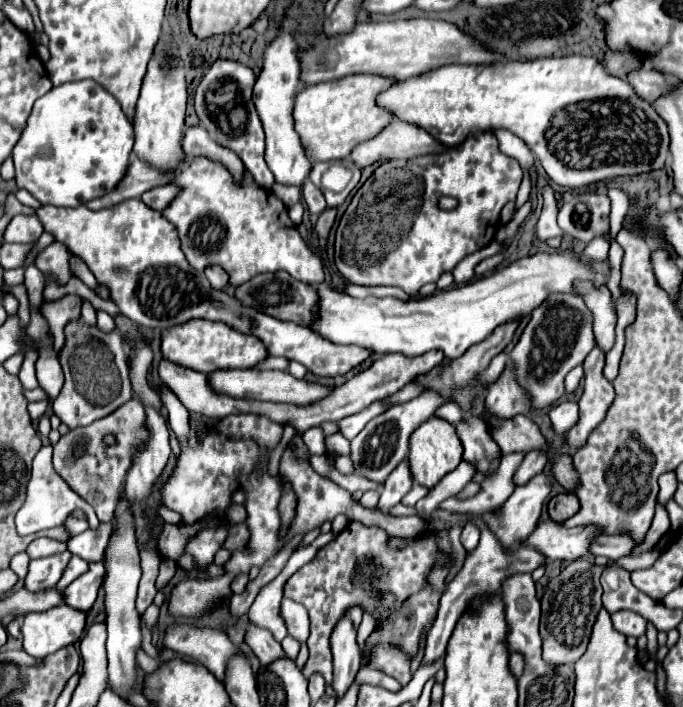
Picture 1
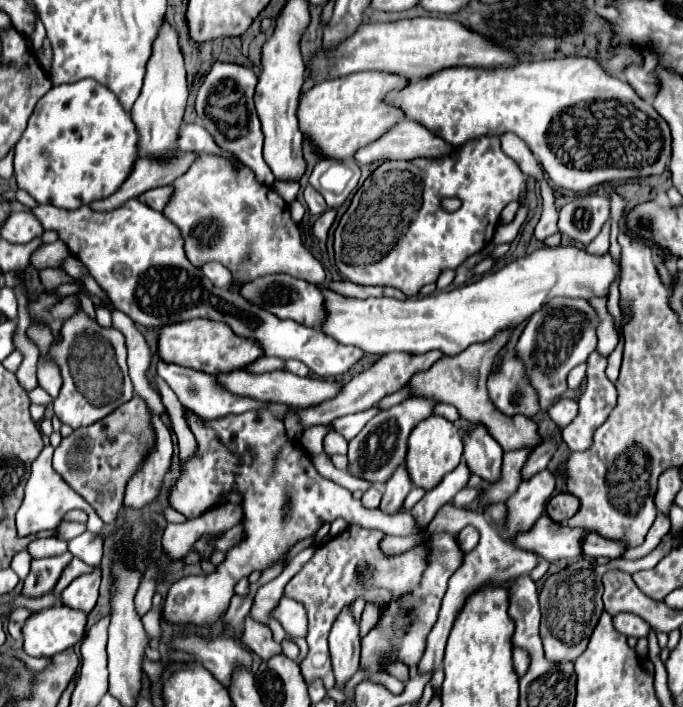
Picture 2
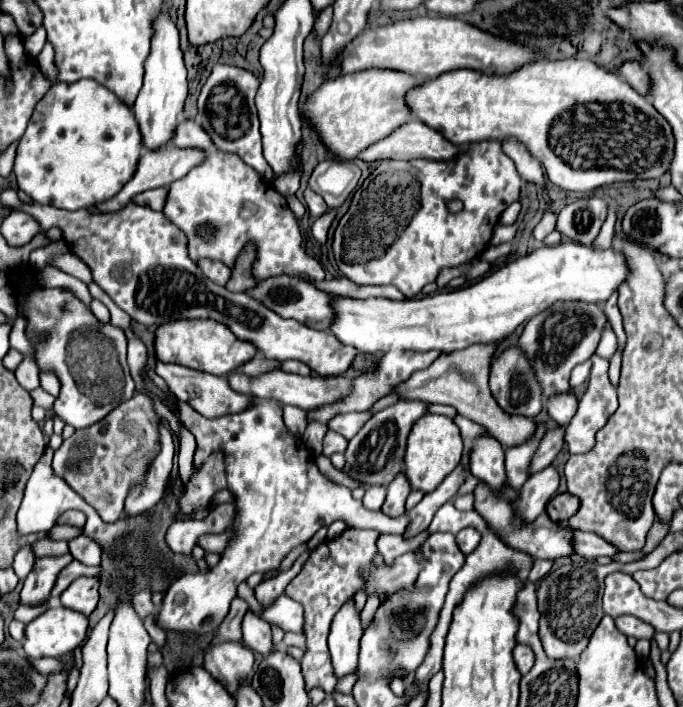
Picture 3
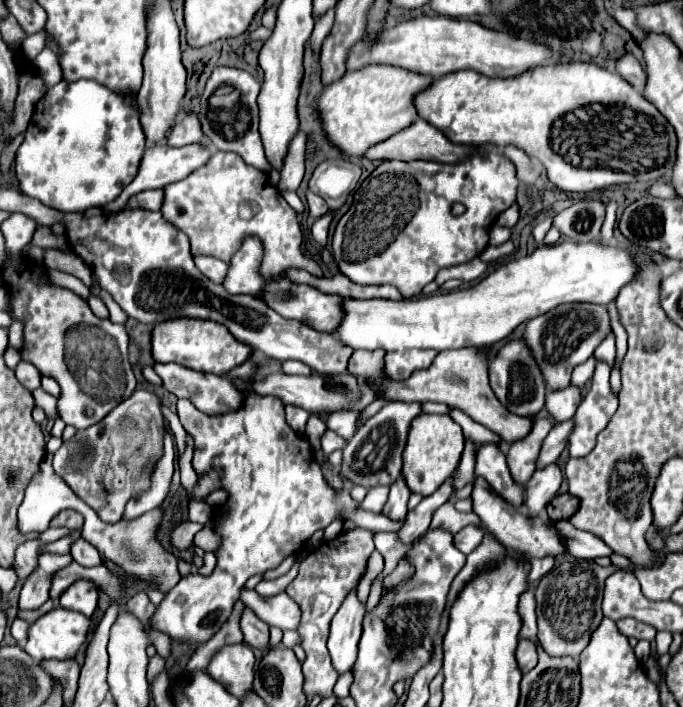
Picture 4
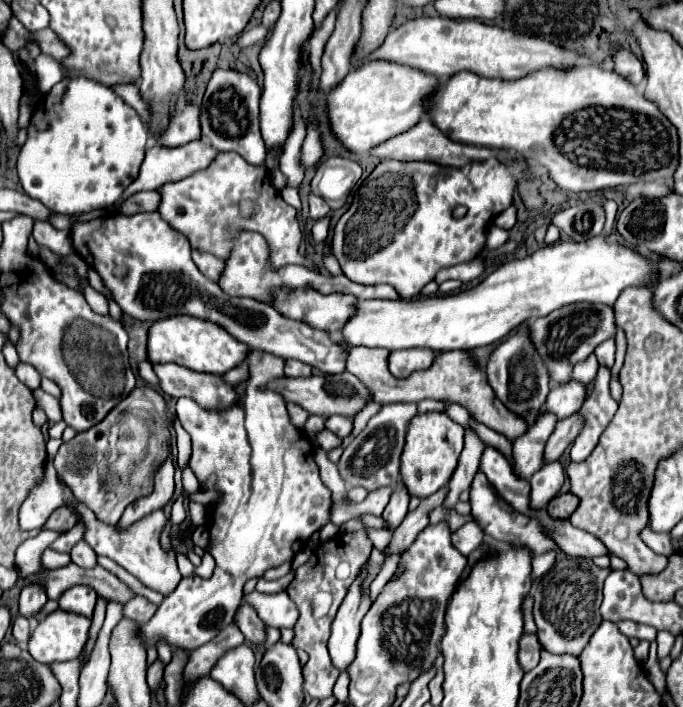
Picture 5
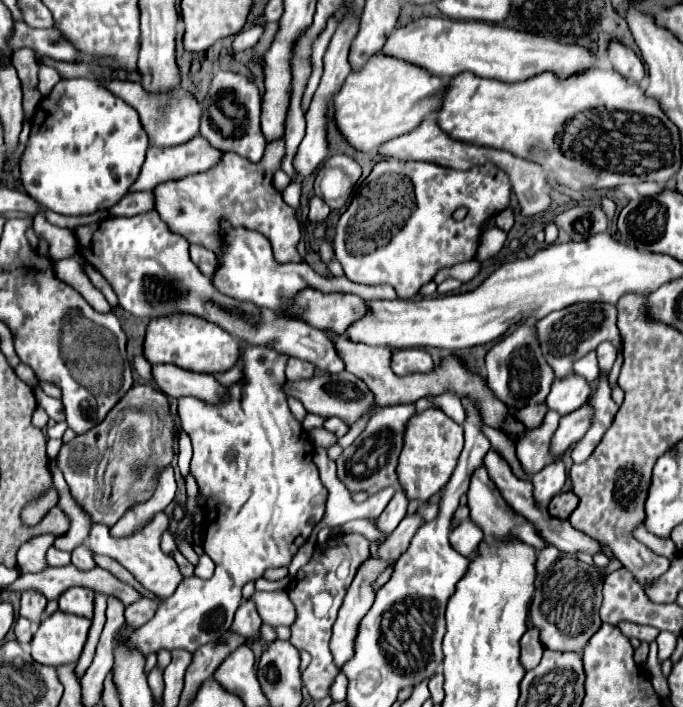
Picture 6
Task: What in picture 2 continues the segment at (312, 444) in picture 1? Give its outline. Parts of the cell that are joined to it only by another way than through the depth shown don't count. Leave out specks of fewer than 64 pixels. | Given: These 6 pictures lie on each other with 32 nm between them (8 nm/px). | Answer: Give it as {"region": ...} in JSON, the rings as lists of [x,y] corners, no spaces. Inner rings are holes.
{"region":[[[310,426],[302,432],[302,446],[308,450],[308,454],[322,454],[324,446],[322,440],[326,436],[326,428],[324,426]]]}

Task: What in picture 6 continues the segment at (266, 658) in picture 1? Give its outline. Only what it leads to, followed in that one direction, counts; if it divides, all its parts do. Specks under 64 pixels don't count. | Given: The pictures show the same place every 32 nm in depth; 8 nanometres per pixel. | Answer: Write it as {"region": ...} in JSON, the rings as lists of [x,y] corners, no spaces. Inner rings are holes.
{"region":[[[250,600],[242,602],[240,608],[236,610],[236,618],[234,618],[232,628],[236,628],[236,632],[240,632],[248,640],[258,640],[260,638],[260,626],[262,626],[262,620],[256,612],[254,602],[250,602]]]}

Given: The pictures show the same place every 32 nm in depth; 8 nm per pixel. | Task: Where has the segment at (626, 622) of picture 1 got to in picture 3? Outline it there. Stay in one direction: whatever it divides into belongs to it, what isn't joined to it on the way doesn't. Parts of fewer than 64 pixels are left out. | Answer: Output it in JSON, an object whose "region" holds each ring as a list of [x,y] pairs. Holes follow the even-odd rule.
{"region":[[[618,616],[614,620],[614,624],[626,636],[646,638],[646,640],[650,640],[654,636],[654,628],[650,624],[646,624],[646,622],[642,622],[640,618],[636,618],[636,616]]]}

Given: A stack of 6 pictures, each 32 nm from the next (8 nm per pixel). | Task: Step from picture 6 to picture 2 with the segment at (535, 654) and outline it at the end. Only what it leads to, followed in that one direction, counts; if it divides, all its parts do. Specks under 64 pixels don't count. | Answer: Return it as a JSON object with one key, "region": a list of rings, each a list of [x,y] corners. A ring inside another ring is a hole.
{"region":[[[512,650],[512,666],[518,676],[524,676],[524,670],[528,668],[528,654],[524,650]]]}

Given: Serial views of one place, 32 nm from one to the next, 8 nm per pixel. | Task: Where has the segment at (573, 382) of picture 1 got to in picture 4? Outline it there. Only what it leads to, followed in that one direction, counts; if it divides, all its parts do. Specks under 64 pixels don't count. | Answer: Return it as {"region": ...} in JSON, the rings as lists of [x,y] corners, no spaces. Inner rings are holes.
{"region":[[[594,358],[586,360],[584,364],[578,364],[572,372],[572,384],[574,386],[584,386],[592,378],[592,368],[594,368]]]}

